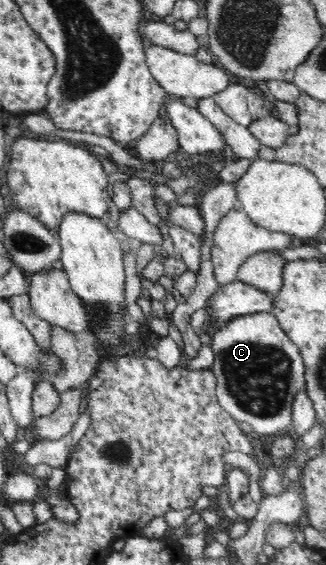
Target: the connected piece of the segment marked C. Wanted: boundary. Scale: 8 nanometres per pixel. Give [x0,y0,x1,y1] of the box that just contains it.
[210,312,306,434]

